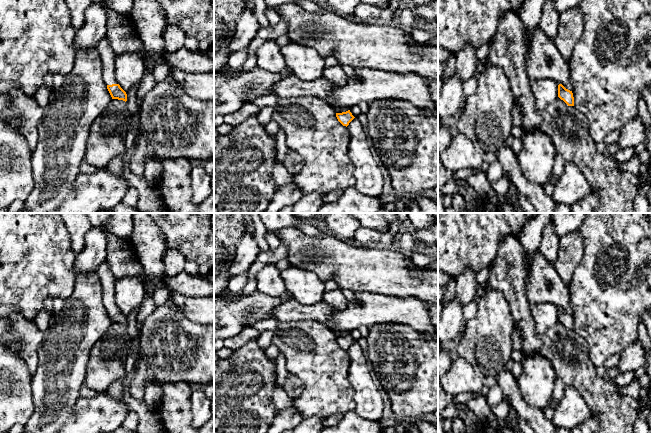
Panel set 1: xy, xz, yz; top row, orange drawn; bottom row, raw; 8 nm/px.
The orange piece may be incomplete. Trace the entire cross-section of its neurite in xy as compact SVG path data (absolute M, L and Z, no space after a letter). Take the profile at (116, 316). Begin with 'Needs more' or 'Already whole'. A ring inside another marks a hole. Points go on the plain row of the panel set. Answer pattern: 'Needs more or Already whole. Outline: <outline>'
Needs more. Outline: M105 260L97 269L97 275L99 276L100 283L102 286L102 299L107 313L112 321L112 323L118 323L127 325L126 316L120 311L116 306L114 300L114 285L115 276L110 268L110 264Z

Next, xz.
Already whole. Outline: M350 334L342 337L336 337L336 341L338 345L343 349L343 350L348 350L349 347L355 342Z

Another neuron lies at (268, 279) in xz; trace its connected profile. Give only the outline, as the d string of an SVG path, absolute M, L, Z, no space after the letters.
M273 263L264 266L256 275L257 290L269 296L278 297L288 292L280 271Z

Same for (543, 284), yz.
M539 250L534 254L531 262L526 263L524 283L526 297L530 303L553 303L558 308L562 308L566 313L573 315L568 285L558 274L555 263L548 262Z

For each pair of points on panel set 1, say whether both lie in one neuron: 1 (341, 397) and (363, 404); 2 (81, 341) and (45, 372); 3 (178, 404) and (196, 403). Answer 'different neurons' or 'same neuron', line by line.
1: different neurons
2: same neuron
3: different neurons

